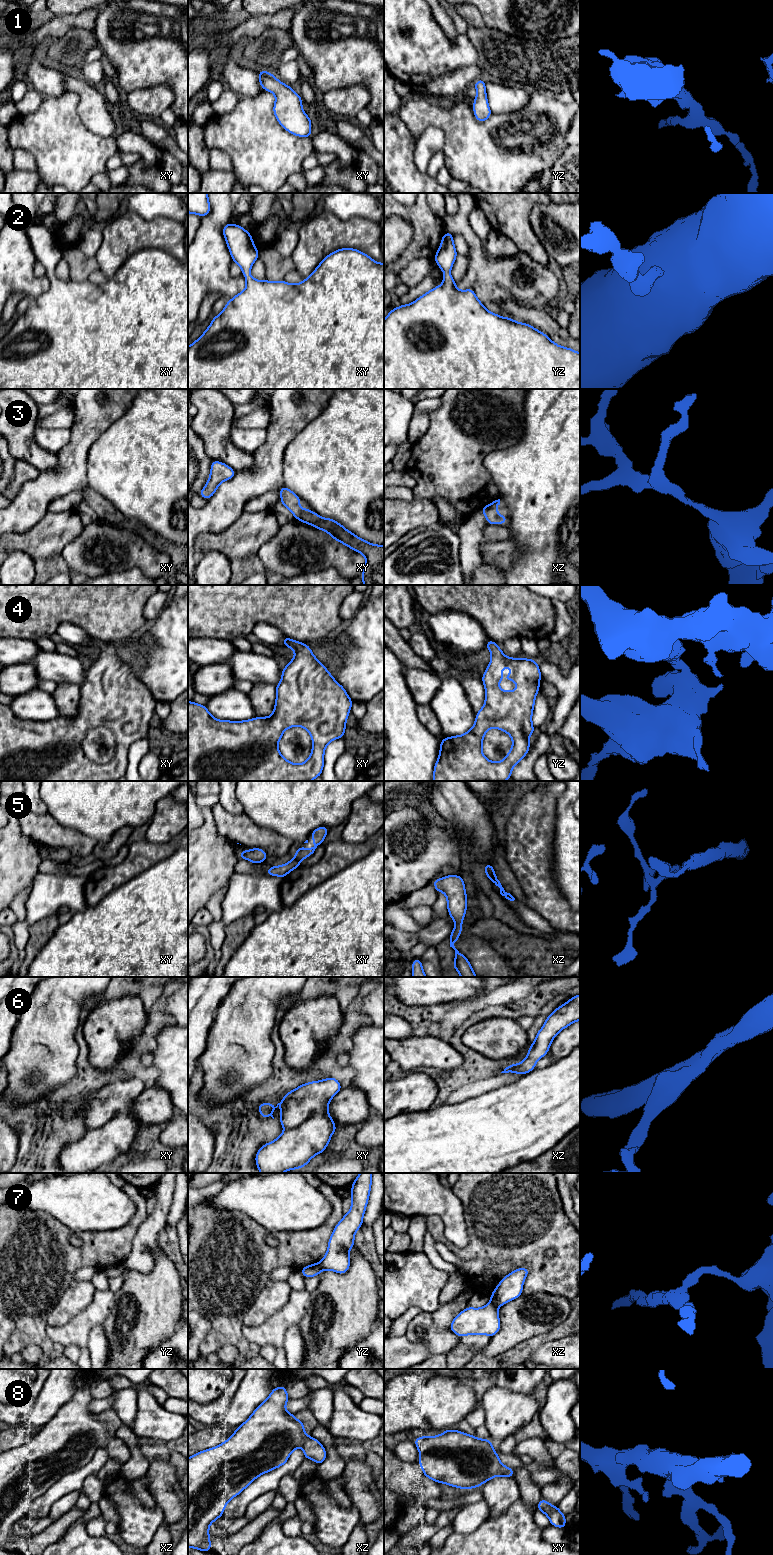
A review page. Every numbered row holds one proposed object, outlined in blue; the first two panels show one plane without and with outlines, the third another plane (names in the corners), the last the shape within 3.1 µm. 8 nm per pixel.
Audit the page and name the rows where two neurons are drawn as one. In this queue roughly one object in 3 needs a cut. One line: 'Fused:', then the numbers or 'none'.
Fused: 5, 7

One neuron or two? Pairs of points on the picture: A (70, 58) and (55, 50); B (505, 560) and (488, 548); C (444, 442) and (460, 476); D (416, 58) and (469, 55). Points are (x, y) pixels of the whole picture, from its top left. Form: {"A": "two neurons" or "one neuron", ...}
{"A": "one neuron", "B": "one neuron", "C": "one neuron", "D": "one neuron"}

